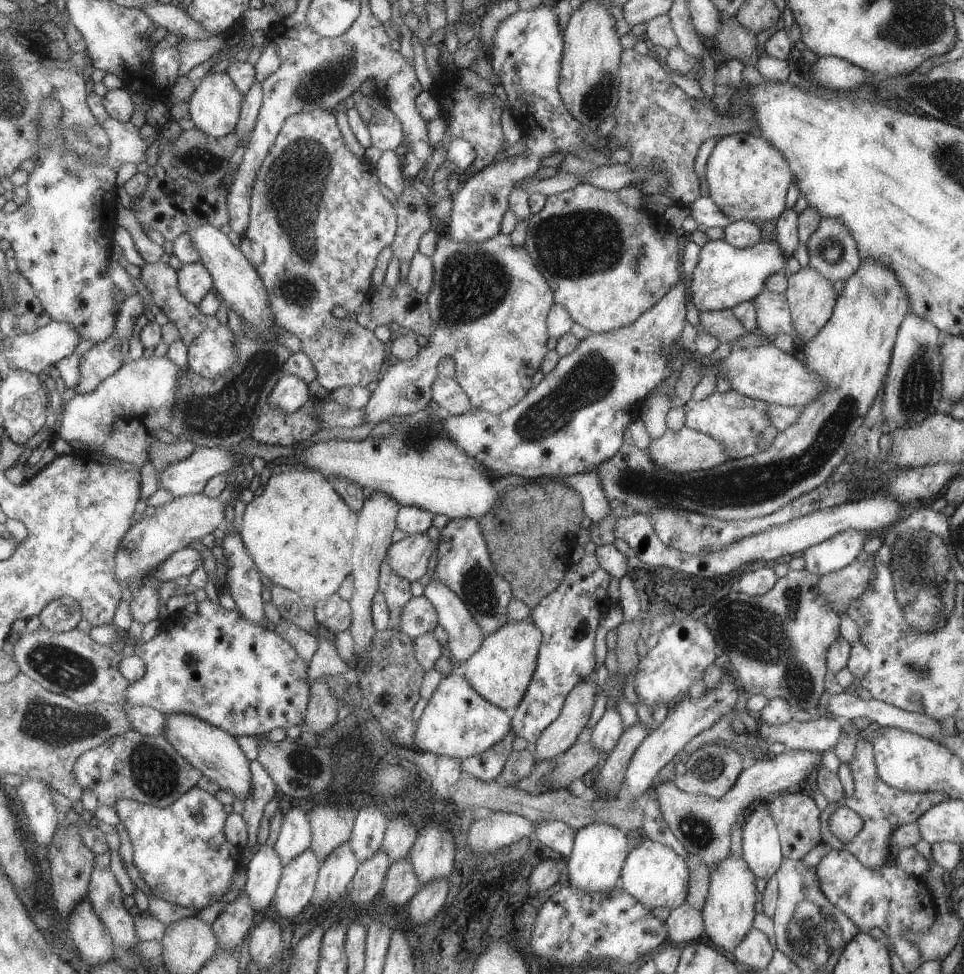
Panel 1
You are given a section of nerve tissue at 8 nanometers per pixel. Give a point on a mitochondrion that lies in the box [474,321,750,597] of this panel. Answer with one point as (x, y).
(594, 375)

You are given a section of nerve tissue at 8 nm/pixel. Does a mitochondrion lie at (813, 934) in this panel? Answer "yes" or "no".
yes

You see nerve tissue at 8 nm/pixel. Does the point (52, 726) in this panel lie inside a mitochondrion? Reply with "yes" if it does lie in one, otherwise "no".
yes

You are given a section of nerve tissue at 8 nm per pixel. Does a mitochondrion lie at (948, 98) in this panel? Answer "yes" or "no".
yes

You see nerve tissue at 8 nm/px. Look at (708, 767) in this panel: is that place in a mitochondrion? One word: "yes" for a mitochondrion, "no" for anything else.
yes

